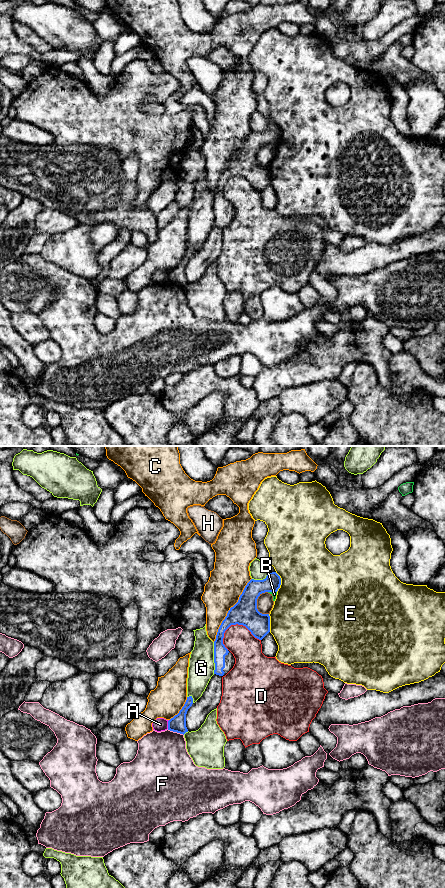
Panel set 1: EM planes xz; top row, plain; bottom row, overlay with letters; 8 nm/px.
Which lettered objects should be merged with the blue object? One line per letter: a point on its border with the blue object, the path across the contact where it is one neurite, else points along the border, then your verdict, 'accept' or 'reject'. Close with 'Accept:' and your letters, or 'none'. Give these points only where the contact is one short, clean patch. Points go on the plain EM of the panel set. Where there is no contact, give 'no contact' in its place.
A: contact xz (168, 276); border xz (169, 272), (167, 280); reject
B: contact xz (272, 143); reject
C: contact xz (229, 162); reject
D: contact xz (236, 175); reject
E: contact xz (280, 134); reject
F: contact xz (175, 283); reject
G: contact xz (214, 210); reject
H: contact xz (256, 153); border xz (267, 143), (263, 144), (257, 151), (257, 161), (262, 166); reject
Accept: none

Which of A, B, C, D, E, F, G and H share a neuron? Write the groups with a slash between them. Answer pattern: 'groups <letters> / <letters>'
groups A / B / C / D / E / F / G / H

